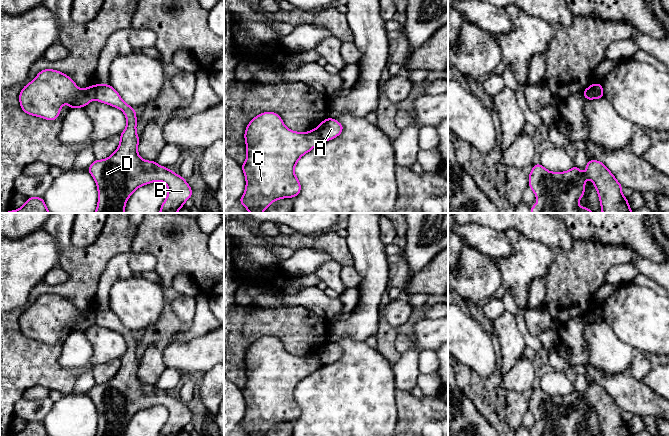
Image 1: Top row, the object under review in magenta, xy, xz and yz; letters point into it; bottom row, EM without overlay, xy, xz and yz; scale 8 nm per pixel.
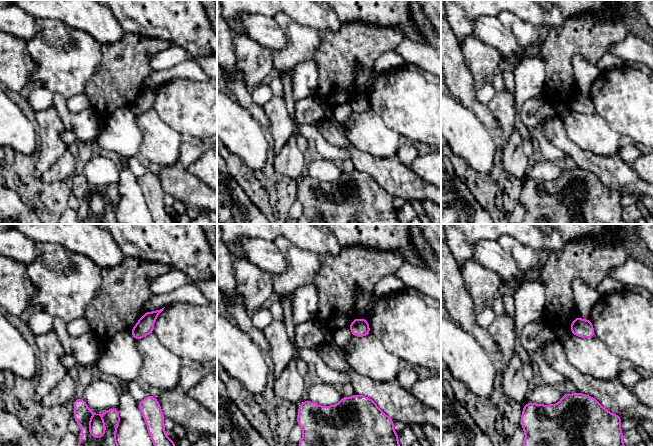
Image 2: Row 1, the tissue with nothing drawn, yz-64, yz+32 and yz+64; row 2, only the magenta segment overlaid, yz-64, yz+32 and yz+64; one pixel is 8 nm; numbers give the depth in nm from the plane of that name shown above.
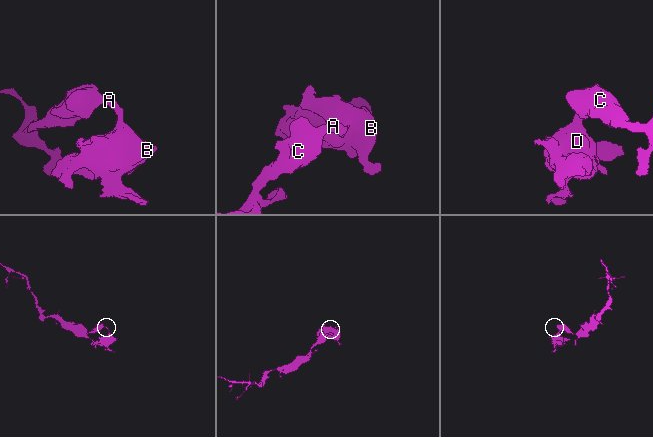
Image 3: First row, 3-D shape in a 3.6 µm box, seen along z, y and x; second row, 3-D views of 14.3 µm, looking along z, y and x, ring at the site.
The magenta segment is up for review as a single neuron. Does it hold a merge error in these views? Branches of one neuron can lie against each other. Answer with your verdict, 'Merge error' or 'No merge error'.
Merge error

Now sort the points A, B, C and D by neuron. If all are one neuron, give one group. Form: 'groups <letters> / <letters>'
groups A B D / C

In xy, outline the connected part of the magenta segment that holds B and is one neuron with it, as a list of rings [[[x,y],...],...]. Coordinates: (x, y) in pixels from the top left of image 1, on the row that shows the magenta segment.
[[[95,84],[94,88],[97,101],[122,110],[127,119],[116,151],[104,160],[95,160],[88,168],[98,188],[95,213],[124,213],[131,194],[137,188],[155,181],[162,181],[168,187],[168,195],[159,213],[177,213],[192,198],[191,187],[169,168],[139,156],[136,110],[126,104],[110,84]]]

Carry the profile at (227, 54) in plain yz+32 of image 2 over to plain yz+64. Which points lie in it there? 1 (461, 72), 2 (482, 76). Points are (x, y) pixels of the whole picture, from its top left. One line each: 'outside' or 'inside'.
1: inside
2: outside

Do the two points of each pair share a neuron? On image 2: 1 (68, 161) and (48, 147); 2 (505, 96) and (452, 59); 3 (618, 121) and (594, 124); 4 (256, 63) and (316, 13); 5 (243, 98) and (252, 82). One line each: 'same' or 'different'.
1: different
2: different
3: different
4: different
5: different

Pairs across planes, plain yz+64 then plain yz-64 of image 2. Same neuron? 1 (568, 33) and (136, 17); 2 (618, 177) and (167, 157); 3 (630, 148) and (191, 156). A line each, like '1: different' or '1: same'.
1: different
2: different
3: same

